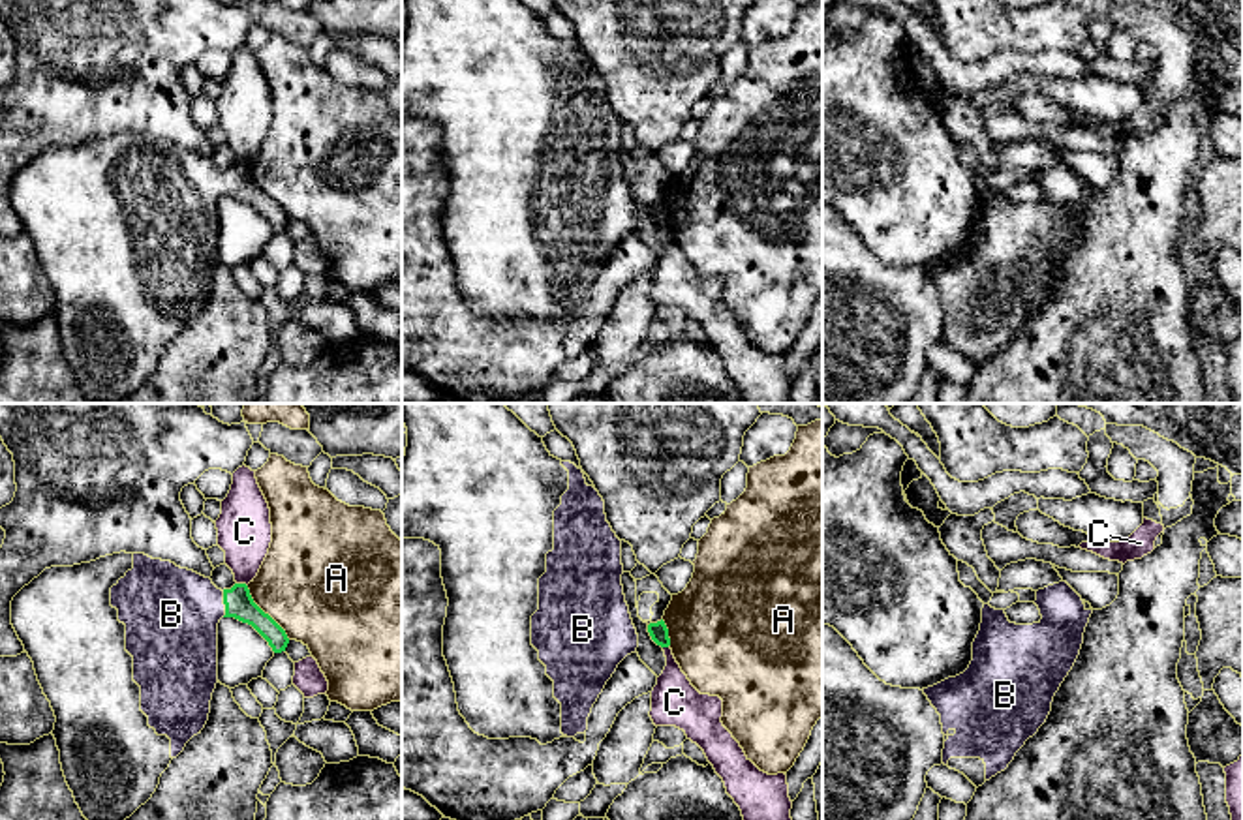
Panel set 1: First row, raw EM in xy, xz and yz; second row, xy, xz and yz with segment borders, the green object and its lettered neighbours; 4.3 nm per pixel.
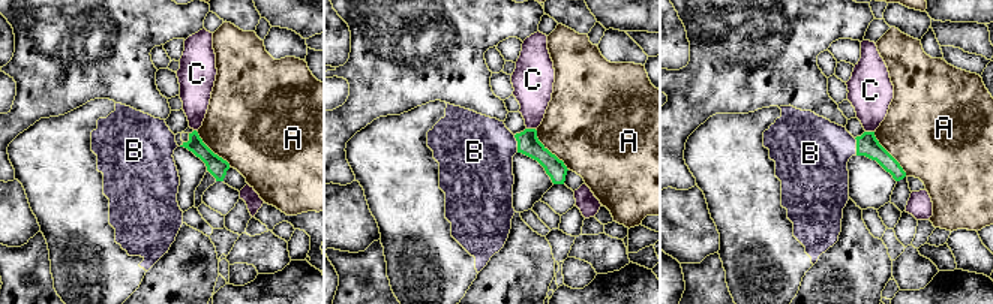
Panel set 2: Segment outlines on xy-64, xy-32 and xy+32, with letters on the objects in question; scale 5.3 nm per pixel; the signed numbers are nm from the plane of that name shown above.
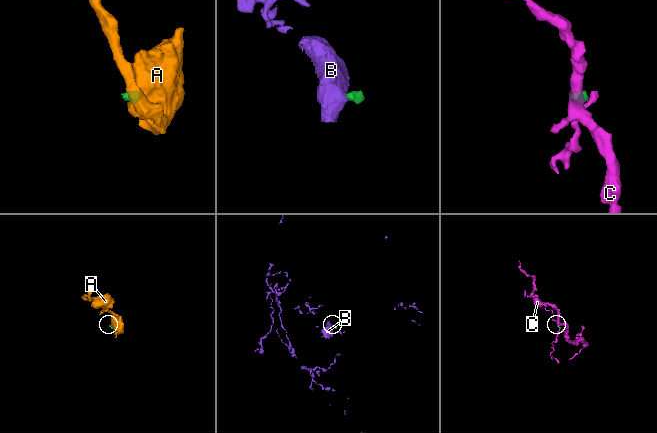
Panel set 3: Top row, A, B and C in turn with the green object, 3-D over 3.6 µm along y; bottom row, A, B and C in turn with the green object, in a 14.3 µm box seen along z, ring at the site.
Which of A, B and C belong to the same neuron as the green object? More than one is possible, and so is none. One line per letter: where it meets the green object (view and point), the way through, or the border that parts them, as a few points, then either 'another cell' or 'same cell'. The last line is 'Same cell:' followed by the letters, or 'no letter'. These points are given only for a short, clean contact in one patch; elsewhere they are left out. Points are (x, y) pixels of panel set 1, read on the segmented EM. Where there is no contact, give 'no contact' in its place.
A: xy (263, 612) | along xy (246, 586), (252, 599), (290, 638) | another cell
B: xy (224, 603) | across xy (239, 603), (224, 603), (171, 614) | same cell
C: xy (243, 584) | along xy (237, 582), (246, 586) | another cell
Same cell: B

